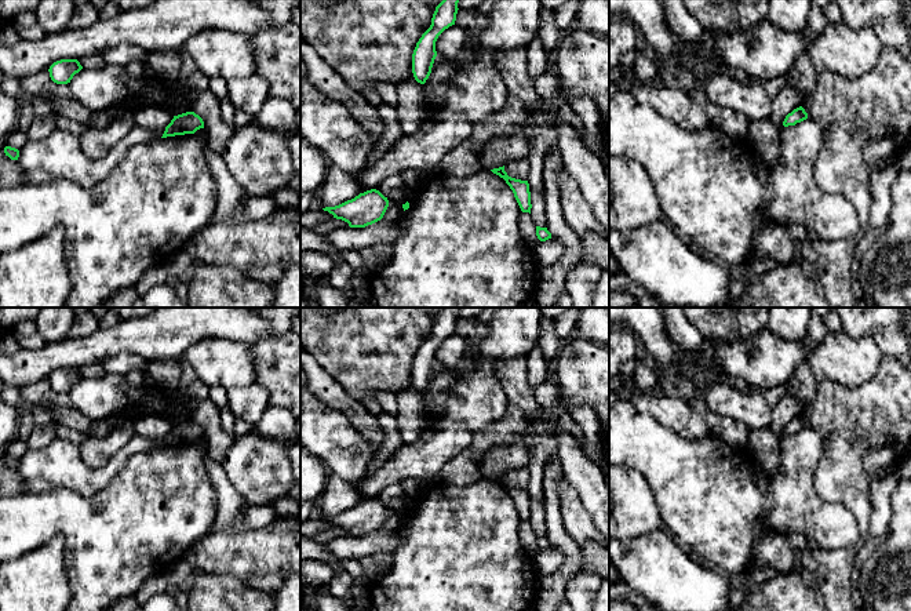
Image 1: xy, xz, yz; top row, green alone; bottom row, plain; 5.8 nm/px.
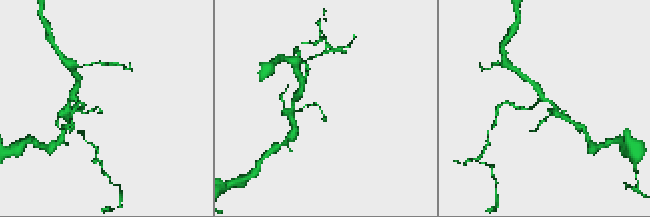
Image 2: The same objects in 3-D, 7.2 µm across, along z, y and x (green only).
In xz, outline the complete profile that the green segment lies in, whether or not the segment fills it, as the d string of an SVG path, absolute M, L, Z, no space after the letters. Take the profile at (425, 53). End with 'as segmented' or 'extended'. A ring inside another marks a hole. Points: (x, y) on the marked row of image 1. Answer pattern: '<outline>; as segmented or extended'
M442 0L431 18L430 28L422 34L412 54L412 73L418 83L424 84L431 73L437 57L436 41L438 36L455 25L459 0Z; as segmented

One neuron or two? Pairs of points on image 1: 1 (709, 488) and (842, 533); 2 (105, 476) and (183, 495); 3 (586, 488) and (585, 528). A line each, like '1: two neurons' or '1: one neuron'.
1: one neuron
2: two neurons
3: two neurons

